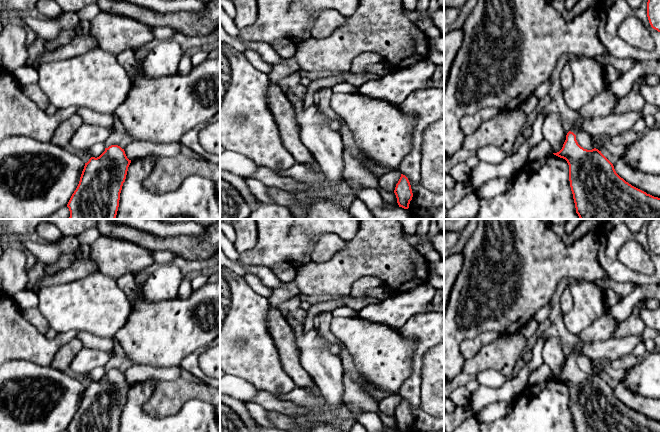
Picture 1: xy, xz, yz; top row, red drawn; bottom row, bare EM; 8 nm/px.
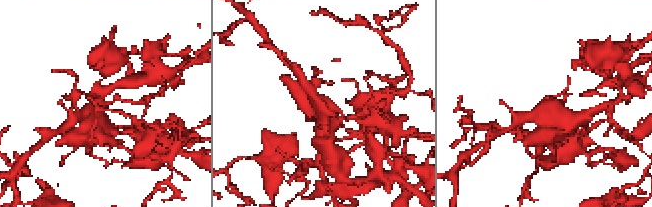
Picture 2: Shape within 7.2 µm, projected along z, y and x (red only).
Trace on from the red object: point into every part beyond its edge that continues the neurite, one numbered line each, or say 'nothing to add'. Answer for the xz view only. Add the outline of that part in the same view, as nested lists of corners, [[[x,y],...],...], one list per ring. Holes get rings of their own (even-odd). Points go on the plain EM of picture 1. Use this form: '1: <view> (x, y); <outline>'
nothing to add

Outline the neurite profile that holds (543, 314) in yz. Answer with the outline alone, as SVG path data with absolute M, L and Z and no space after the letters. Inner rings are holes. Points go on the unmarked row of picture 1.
M546 305L542 307L538 312L534 315L534 319L539 325L542 325L546 320L550 317L550 306Z

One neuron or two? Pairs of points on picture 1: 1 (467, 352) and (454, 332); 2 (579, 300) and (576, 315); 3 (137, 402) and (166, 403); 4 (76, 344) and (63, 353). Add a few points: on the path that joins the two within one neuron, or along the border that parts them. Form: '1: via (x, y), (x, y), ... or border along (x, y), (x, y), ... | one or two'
1: border along (483, 332), (461, 342), (460, 353), (463, 360) | two
2: via (579, 304), (579, 311) | one
3: border along (154, 380), (154, 392), (143, 409), (157, 418) | two
4: via (73, 347), (66, 353) | one

